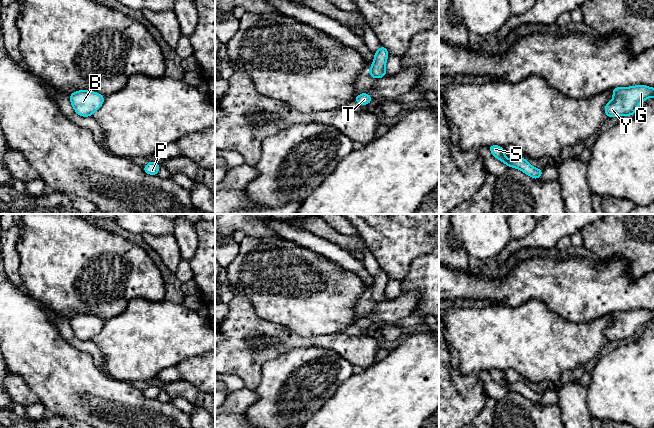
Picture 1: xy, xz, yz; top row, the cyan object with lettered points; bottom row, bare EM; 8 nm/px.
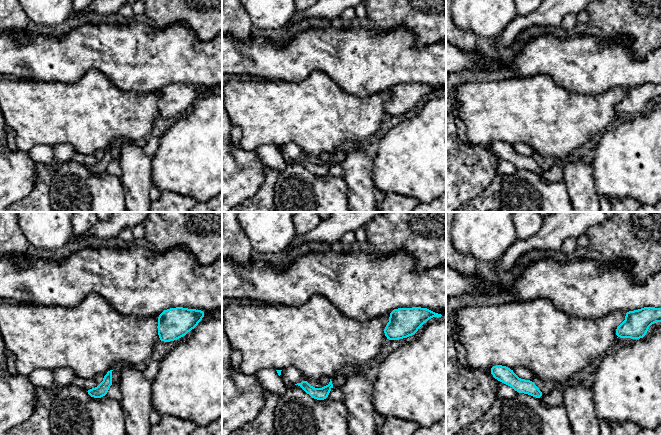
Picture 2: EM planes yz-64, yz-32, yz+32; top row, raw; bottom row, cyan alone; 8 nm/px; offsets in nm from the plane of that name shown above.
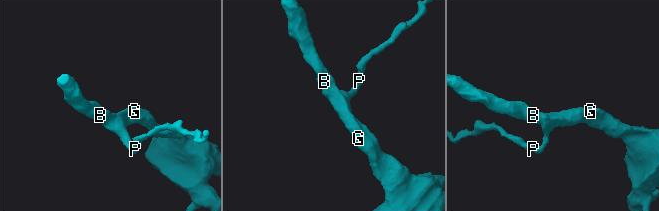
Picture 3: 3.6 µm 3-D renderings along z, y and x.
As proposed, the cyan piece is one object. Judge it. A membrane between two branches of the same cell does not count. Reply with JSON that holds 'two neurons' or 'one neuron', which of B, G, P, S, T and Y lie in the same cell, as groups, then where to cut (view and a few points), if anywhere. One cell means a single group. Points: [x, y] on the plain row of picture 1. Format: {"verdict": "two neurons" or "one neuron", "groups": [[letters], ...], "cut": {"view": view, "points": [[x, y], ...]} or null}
{"verdict": "one neuron", "groups": [["B", "G", "P", "S", "T", "Y"]], "cut": null}

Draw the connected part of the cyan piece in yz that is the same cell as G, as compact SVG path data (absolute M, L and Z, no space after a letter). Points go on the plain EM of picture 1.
M646 309L617 311L611 314L613 323L604 331L608 342L631 340L637 331L649 321L654 321L654 312Z

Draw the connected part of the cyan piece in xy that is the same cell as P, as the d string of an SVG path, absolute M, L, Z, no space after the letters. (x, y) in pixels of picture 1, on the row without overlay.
M155 385L148 386L148 388L143 391L144 396L149 399L157 399L159 393L160 389Z

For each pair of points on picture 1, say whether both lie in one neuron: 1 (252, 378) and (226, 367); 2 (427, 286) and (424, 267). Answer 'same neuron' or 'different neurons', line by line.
1: same neuron
2: same neuron

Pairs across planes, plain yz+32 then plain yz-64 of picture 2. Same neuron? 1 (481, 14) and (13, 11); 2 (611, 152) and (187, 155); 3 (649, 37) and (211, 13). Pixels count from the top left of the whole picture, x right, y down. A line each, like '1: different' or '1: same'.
1: different
2: same
3: same

